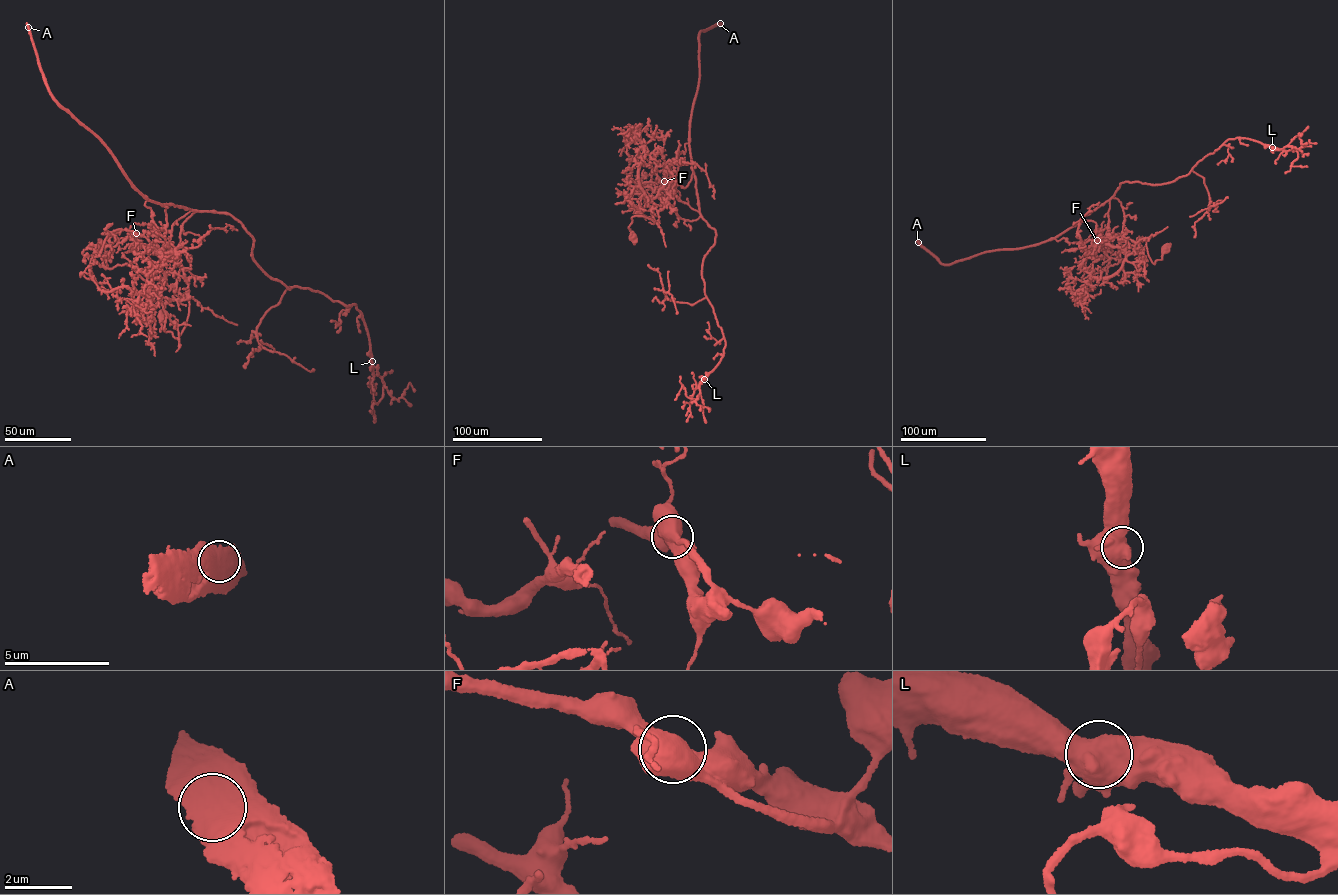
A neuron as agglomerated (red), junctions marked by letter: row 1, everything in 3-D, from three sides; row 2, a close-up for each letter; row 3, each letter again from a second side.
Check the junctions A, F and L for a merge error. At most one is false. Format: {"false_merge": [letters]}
{"false_merge": ["F"]}

